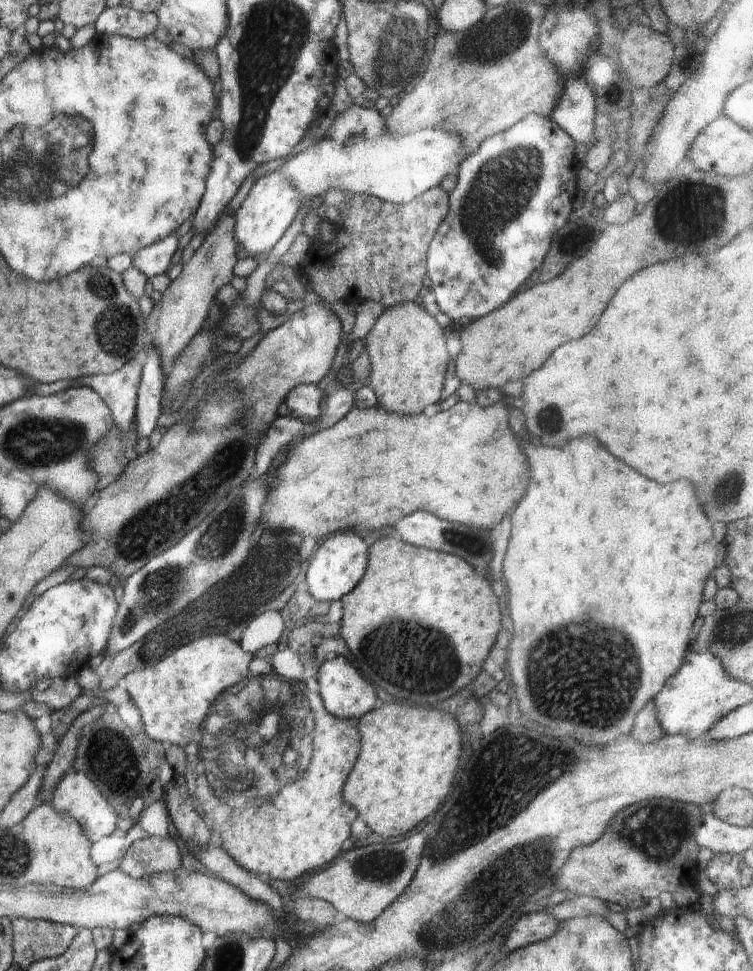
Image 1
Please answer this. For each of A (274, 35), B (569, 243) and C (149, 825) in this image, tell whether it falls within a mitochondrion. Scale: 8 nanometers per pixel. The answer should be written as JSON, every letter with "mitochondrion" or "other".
{"A":"mitochondrion","B":"mitochondrion","C":"other"}

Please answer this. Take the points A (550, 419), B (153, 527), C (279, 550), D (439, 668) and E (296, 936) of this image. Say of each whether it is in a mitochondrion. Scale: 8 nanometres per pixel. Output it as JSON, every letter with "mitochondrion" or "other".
{"A":"mitochondrion","B":"mitochondrion","C":"mitochondrion","D":"mitochondrion","E":"other"}

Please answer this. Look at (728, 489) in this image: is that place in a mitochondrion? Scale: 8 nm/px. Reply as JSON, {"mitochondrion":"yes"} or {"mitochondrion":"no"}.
{"mitochondrion":"yes"}

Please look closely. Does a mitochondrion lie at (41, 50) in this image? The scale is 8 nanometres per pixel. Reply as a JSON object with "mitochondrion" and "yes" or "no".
{"mitochondrion":"no"}

